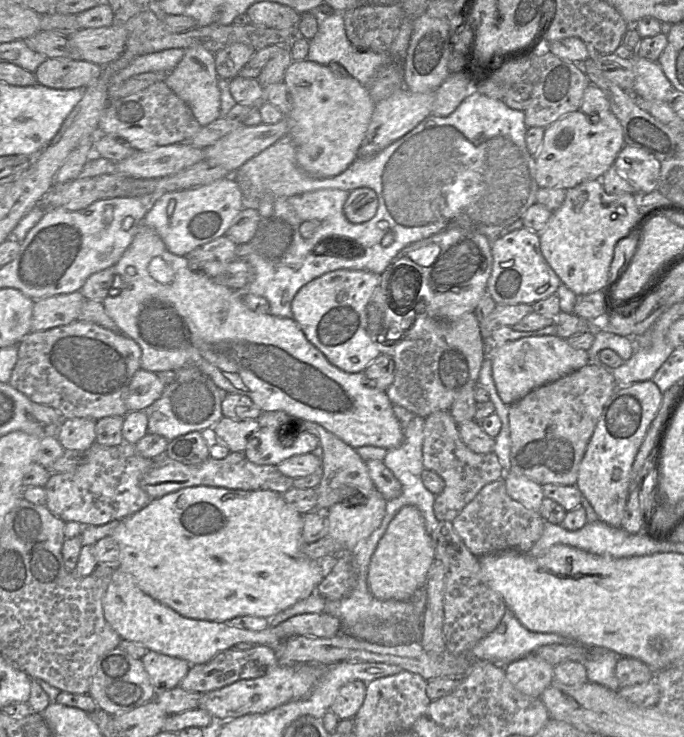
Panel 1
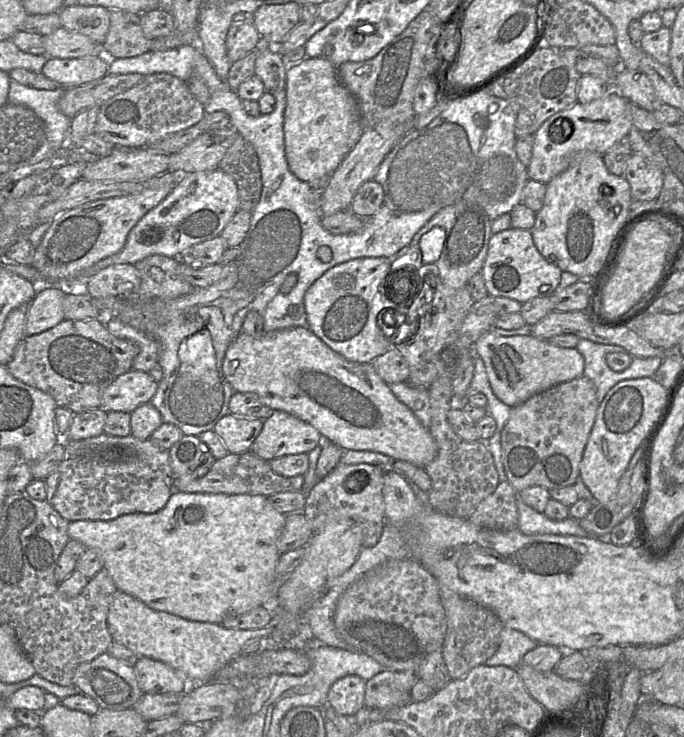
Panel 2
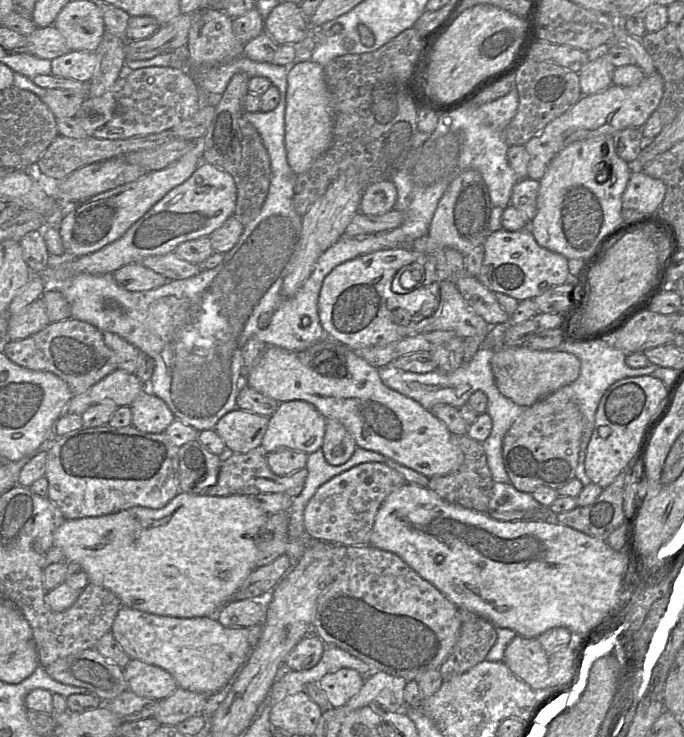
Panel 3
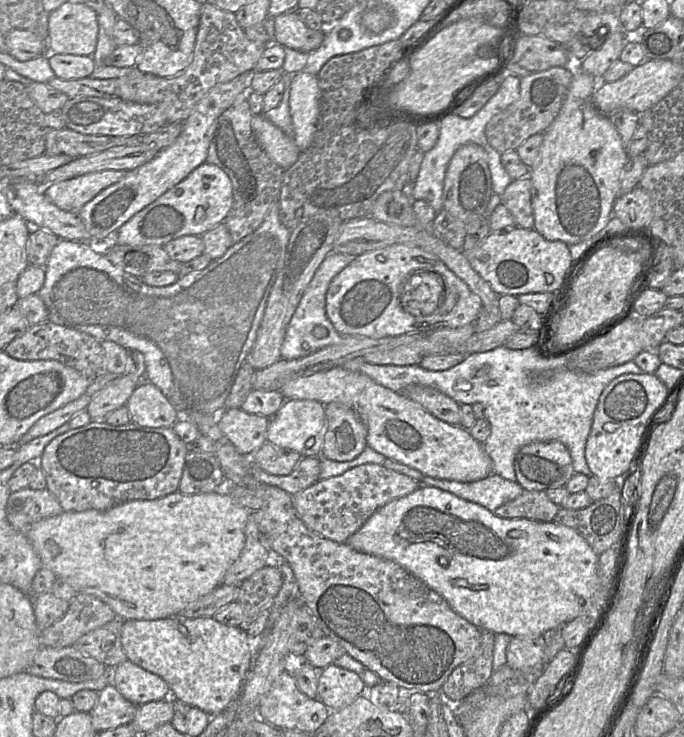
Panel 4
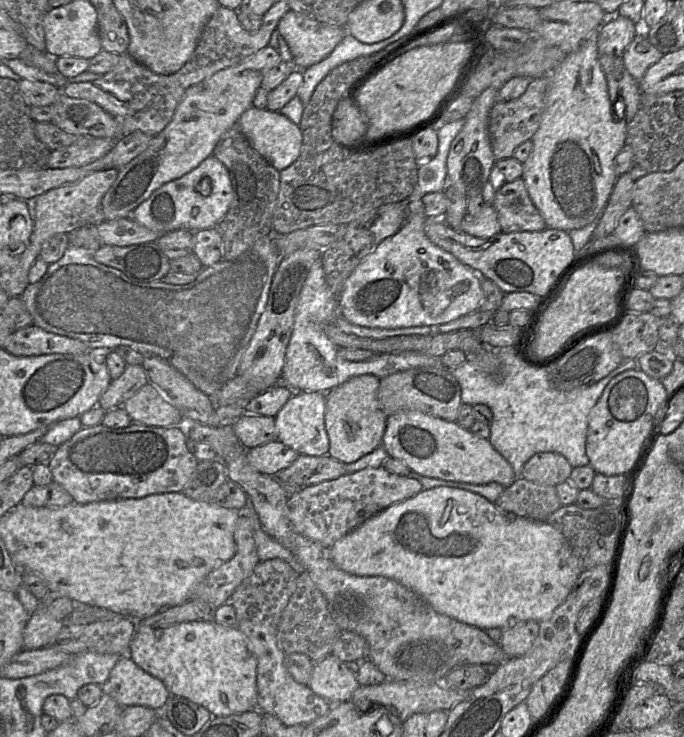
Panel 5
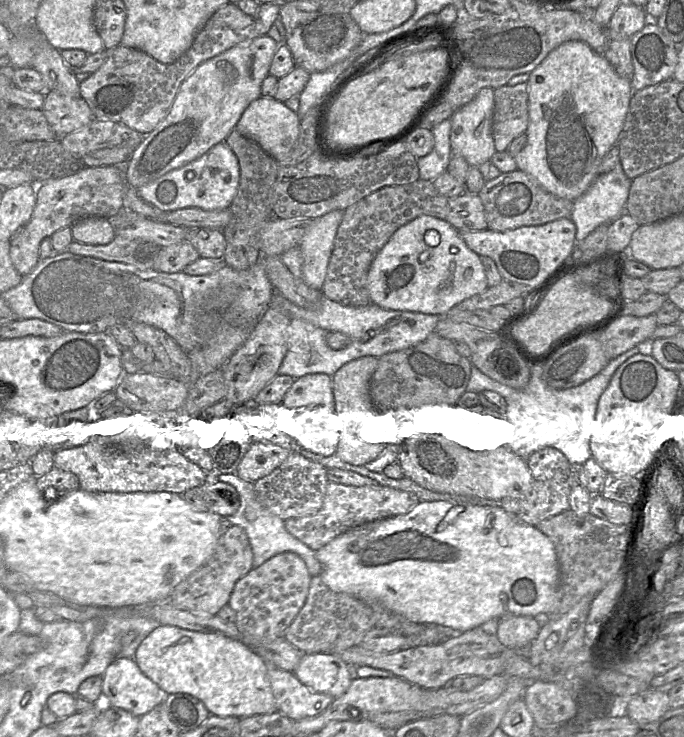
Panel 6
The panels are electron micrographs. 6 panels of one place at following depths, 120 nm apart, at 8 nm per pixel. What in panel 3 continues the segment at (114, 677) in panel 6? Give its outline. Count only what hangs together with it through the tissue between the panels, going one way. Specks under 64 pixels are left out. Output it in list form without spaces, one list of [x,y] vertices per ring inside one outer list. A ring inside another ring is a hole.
[[[130,660],[123,671],[128,691],[137,696],[163,700],[179,688],[169,672],[139,660]]]

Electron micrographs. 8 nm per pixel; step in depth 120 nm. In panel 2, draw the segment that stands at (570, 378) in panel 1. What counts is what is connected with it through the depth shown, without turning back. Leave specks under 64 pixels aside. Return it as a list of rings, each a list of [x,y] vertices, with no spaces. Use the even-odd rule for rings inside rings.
[[[587,377],[558,384],[512,408],[502,430],[502,459],[508,481],[517,493],[540,486],[547,490],[573,486],[580,475],[580,463],[600,406],[595,384]]]

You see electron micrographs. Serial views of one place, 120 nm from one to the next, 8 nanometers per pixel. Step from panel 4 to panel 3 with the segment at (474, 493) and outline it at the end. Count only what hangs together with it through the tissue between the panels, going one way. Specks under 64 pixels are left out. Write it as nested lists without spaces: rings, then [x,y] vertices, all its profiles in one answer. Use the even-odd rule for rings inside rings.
[[[495,482],[489,502],[489,512],[548,509],[542,507],[532,494],[518,491],[512,484]]]

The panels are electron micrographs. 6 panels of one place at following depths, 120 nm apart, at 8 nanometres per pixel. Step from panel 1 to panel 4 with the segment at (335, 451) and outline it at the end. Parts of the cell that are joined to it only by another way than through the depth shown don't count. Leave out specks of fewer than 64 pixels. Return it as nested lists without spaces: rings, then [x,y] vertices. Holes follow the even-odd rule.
[[[363,464],[342,475],[318,480],[293,495],[294,506],[300,519],[318,535],[333,542],[346,543],[382,506],[394,499],[407,496],[421,486],[411,477],[387,469],[382,464]]]

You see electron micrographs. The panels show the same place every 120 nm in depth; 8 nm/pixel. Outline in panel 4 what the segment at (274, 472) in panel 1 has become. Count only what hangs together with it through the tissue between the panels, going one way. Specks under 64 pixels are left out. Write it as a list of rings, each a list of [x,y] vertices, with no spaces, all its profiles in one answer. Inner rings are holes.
[[[250,456],[250,475],[258,482],[276,486],[290,495],[305,490],[319,480],[320,457],[303,457],[288,475],[273,475],[263,470]]]

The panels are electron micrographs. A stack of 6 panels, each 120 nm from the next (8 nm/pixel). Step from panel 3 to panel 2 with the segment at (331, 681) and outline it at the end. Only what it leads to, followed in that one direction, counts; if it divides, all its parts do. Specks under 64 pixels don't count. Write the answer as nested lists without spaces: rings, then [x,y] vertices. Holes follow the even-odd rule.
[[[354,675],[335,681],[328,692],[328,704],[340,715],[353,717],[364,706],[366,681]]]

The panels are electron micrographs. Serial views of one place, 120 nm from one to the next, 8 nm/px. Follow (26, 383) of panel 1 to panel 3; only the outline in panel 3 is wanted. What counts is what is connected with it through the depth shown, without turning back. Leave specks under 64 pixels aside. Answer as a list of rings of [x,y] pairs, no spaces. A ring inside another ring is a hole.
[[[72,318],[50,323],[28,338],[5,341],[3,352],[21,367],[57,375],[68,384],[74,396],[86,392],[118,369],[116,356],[105,344],[103,333],[87,322]]]

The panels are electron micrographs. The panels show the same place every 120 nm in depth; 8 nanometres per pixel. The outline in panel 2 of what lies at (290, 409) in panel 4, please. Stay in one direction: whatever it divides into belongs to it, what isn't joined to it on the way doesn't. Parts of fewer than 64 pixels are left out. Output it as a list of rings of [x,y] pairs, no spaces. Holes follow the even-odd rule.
[[[274,410],[263,420],[263,427],[249,451],[270,461],[285,455],[309,453],[322,441],[321,433],[312,425],[285,411]]]

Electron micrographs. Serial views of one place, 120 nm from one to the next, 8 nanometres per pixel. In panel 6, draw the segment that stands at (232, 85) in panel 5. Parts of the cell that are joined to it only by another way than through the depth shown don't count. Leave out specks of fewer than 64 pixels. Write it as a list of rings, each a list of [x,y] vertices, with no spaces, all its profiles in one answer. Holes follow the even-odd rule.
[[[268,35],[241,43],[200,64],[181,84],[167,116],[144,138],[126,162],[125,182],[136,189],[181,168],[201,157],[215,145],[224,142],[235,129],[246,108],[261,97],[261,85],[279,44]]]

